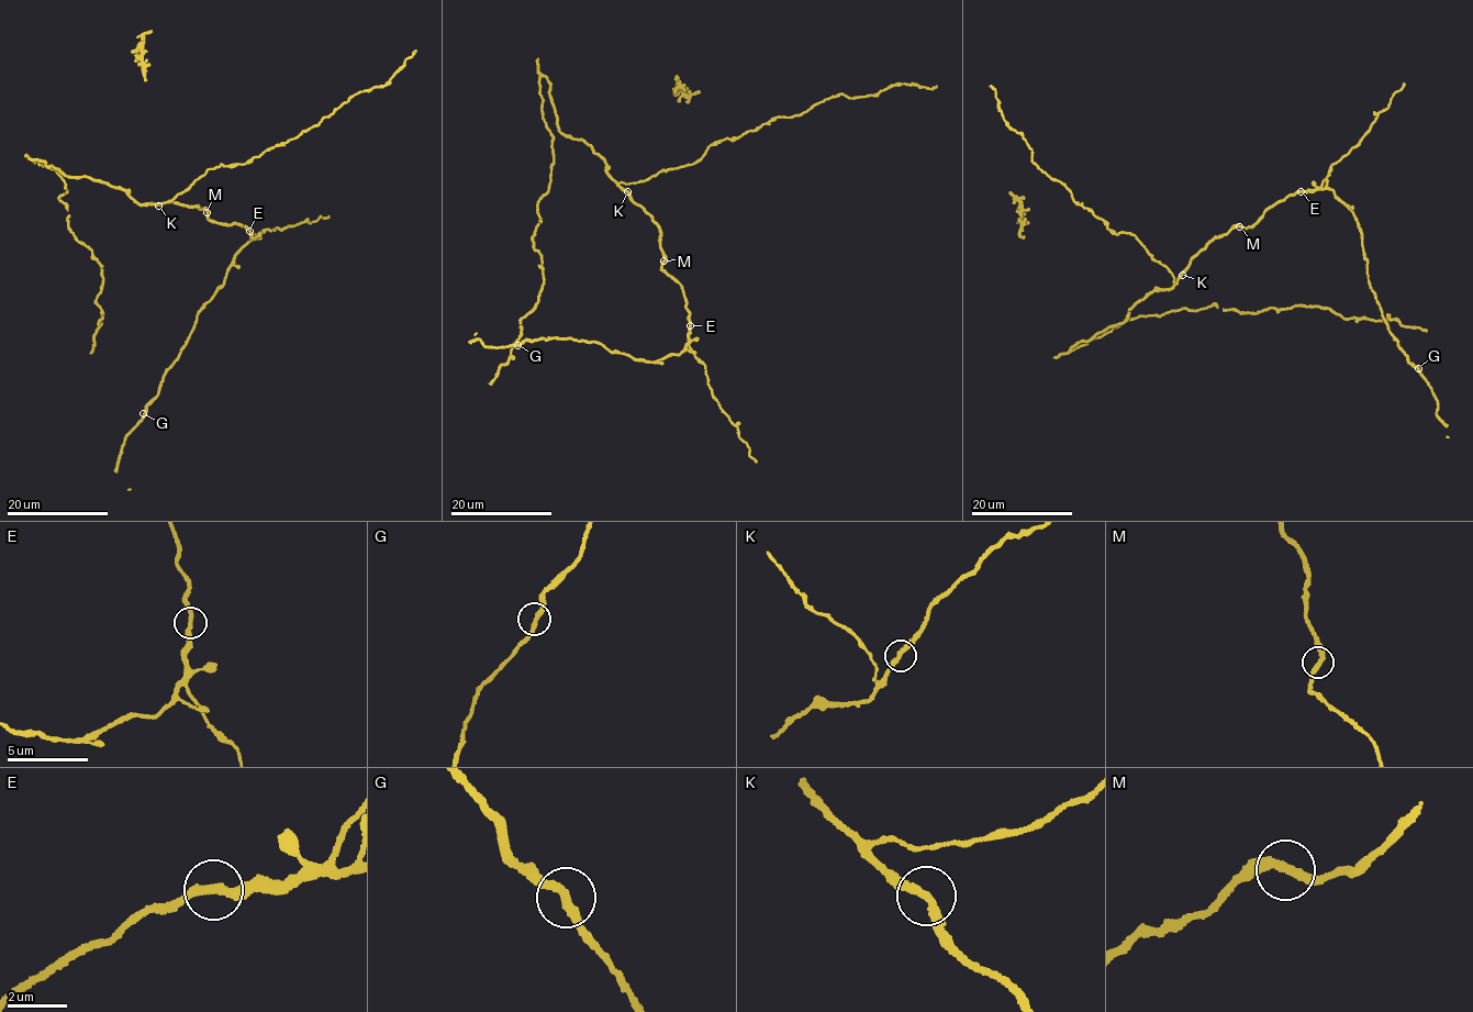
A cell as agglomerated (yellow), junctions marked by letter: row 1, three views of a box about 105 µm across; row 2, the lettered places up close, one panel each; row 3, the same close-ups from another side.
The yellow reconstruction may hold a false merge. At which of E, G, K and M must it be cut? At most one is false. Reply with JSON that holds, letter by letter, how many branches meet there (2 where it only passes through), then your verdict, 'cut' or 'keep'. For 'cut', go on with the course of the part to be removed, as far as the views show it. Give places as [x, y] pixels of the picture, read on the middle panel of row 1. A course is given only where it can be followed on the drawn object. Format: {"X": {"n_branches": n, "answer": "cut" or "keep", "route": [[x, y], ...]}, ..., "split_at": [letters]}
{"E": {"n_branches": 2, "answer": "keep"}, "G": {"n_branches": 2, "answer": "cut"}, "K": {"n_branches": 2, "answer": "keep"}, "M": {"n_branches": 2, "answer": "keep"}, "split_at": ["G"]}

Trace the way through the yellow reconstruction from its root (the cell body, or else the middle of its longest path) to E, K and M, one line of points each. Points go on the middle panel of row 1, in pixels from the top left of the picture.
E: (606, 165), (606, 175), (658, 225), (664, 254), (660, 269), (681, 286), (690, 325)
K: (606, 165), (606, 175), (627, 191)
M: (606, 165), (606, 175), (658, 225), (664, 260)

